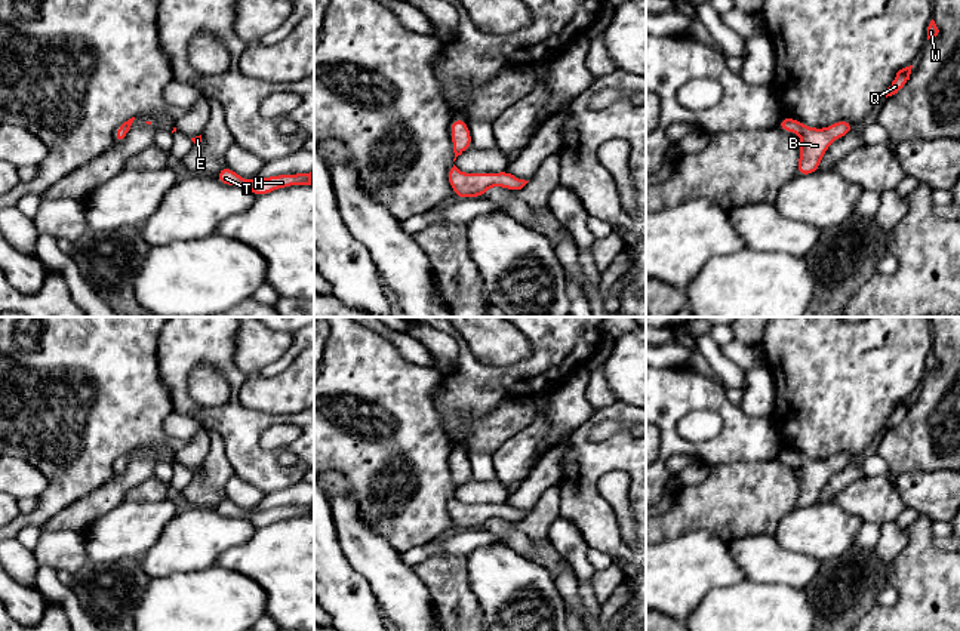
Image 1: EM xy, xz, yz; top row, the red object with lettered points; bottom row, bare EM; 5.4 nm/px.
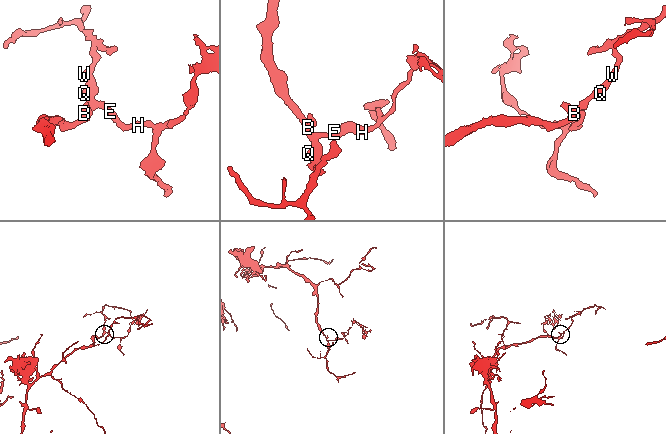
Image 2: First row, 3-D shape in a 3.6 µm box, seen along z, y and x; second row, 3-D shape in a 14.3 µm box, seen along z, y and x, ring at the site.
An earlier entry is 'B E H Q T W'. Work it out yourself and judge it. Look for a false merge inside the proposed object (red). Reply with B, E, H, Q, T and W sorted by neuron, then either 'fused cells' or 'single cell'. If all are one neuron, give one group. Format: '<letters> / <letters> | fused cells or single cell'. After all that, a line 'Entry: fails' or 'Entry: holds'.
B E H Q T W | single cell
Entry: holds

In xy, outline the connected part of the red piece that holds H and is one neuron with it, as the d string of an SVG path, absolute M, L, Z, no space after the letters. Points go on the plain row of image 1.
M227 496L215 507L215 510L225 517L246 518L253 524L255 529L292 517L311 517L311 504L274 507L262 511L246 511L231 502Z

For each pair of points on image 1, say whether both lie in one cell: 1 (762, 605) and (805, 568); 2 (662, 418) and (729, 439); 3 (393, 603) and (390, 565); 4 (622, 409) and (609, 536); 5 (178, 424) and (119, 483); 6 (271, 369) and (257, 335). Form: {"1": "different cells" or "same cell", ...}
{"1": "different cells", "2": "same cell", "3": "same cell", "4": "same cell", "5": "same cell", "6": "different cells"}

